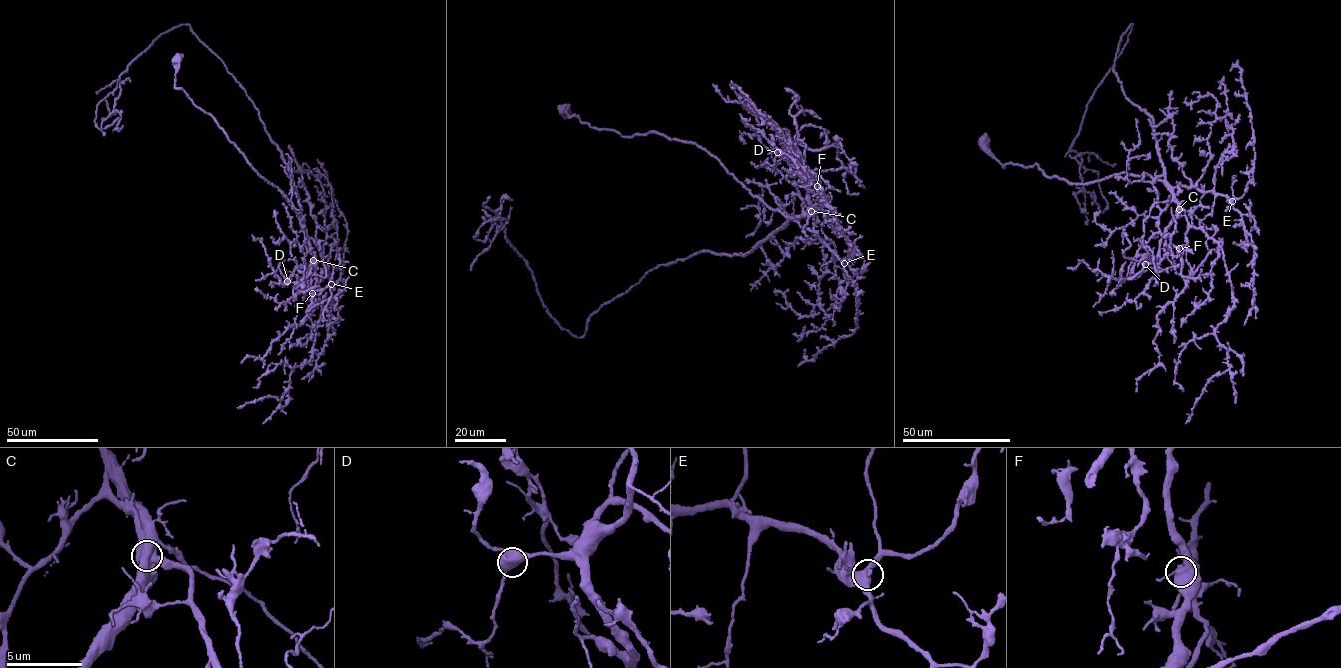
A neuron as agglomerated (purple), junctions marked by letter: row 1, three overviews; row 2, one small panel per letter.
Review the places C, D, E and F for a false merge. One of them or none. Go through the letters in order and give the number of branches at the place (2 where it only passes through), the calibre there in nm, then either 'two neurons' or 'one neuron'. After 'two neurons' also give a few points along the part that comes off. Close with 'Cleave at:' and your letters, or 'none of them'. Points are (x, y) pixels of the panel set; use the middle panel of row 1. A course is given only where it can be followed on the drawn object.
C: 3 | 700 nm | two neurons | (811, 211), (744, 256), (701, 251), (651, 269), (581, 337), (552, 318), (500, 221), (473, 238), (507, 219)
D: 3 | 600 nm | one neuron
E: 3 | 460 nm | one neuron
F: 3 | 480 nm | one neuron
Cleave at: C

